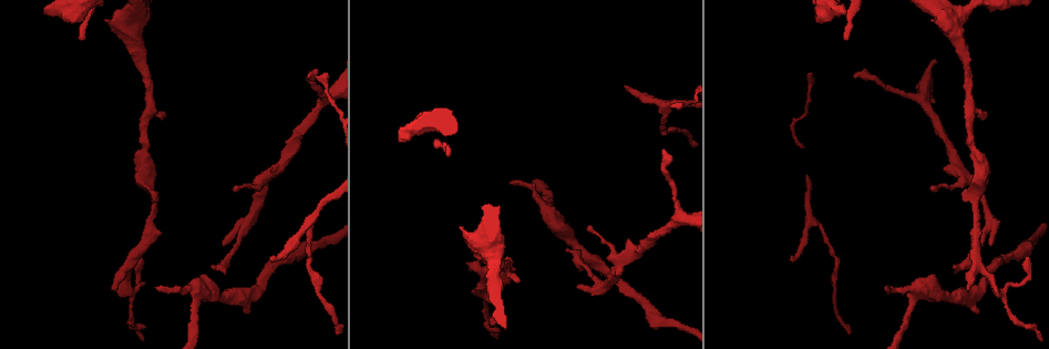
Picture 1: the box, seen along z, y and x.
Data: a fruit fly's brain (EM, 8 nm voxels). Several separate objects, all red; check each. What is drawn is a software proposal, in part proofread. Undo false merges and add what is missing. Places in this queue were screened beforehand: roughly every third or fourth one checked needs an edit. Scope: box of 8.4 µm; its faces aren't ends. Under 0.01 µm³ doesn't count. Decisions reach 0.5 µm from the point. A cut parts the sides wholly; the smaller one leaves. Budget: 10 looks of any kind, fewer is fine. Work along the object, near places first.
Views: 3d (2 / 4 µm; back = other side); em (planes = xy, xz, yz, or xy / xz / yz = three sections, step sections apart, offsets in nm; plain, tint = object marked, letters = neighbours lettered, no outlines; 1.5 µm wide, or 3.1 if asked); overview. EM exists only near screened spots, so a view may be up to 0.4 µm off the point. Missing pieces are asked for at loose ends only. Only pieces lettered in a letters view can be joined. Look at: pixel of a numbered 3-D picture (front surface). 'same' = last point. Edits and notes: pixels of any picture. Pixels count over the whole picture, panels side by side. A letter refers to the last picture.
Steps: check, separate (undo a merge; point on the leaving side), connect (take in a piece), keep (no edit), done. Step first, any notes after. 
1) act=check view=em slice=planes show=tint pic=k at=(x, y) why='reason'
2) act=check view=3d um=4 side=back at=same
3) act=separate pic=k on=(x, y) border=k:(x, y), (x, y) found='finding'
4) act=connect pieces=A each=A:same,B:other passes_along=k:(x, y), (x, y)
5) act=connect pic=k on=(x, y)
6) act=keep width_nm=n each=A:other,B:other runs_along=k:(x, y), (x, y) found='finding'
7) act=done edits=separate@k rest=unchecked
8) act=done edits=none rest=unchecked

act=check view=em slice=xy step=4 show=letters pic=1 at=(142, 259) why='free end'

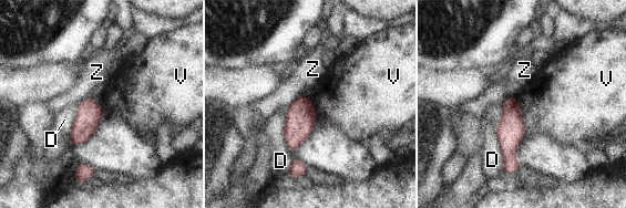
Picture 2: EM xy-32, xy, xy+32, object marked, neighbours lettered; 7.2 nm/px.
act=check view=em slice=planes show=letters at=same

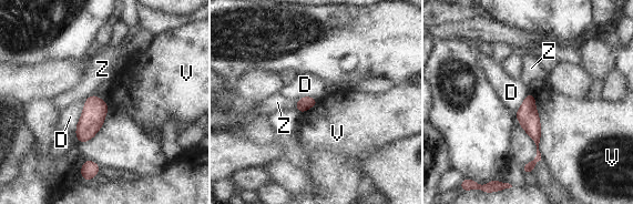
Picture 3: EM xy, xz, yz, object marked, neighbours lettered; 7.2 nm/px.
act=keep each=D:other,V:other,Z:other runs_along=3:(531, 95), (538, 157), (526, 169) found='no lettered piece goes on from it'

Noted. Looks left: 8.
act=check view=em slice=xy step=8 show=letters pic=1 at=(465, 264) why='an open end'

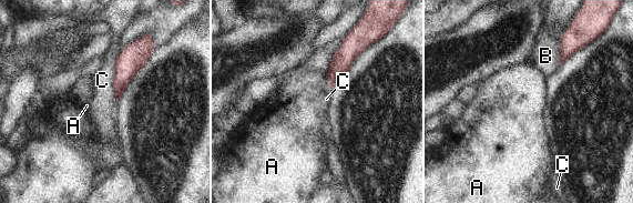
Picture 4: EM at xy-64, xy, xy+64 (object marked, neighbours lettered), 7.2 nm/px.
act=check view=em slice=planes show=letters at=same

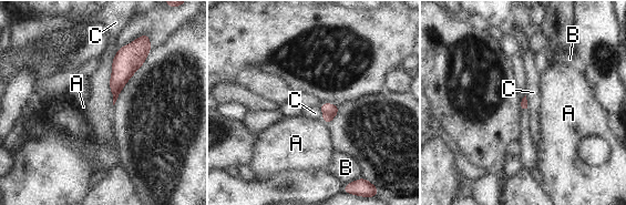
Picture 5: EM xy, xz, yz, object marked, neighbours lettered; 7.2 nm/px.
act=keep longest_contact=C:420nm each=A:other,B:other,C:other found='none of them fits'

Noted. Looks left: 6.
act=check view=em slice=planes show=letters pic=1 at=(661, 151) why='thin end'

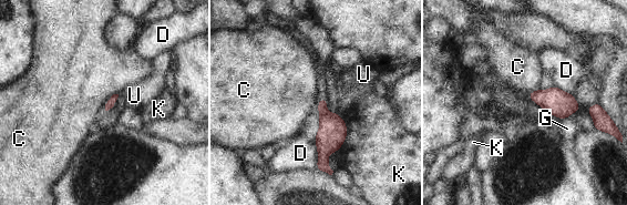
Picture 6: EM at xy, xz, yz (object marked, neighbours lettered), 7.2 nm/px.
act=keep each=C:other,D:other,G:other,K:other,U:other border=6:(537, 89), (530, 93) found='no lettered piece goes on from it'

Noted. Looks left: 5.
act=check view=em slice=planes show=tint pic=1 at=(313, 220) why='two arms in line, one across'

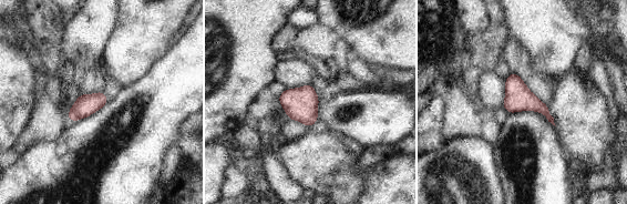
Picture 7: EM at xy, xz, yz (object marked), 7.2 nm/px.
act=check view=em slice=planes show=letters at=same why='what lies round it'

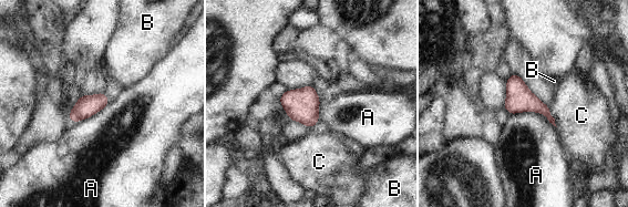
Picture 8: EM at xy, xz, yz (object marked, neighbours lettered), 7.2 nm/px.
act=keep each=A:other,B:other,C:other border=8:(510, 114), (541, 112), (556, 127) found='one neuron here'

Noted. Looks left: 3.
act=done edits=none rest=unchecked

